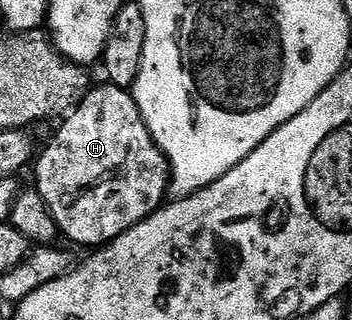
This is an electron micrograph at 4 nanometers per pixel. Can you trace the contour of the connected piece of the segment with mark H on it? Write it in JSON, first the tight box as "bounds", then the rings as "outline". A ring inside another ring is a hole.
{"bounds":[35,84,171,248],"outline":[[[102,84],[102,86],[94,85],[87,92],[87,96],[83,101],[70,114],[66,114],[58,126],[61,127],[58,128],[57,135],[46,144],[45,151],[42,154],[40,151],[36,155],[35,167],[37,166],[37,182],[35,182],[35,189],[39,192],[39,196],[43,196],[43,200],[47,200],[47,208],[51,208],[51,216],[55,216],[57,229],[64,237],[66,234],[77,246],[100,248],[106,242],[113,242],[123,232],[127,232],[132,226],[139,224],[144,218],[148,218],[150,214],[154,214],[156,210],[161,209],[169,194],[169,180],[171,177],[169,160],[166,158],[165,153],[155,144],[151,132],[145,126],[145,121],[139,112],[137,102],[129,90],[108,84]]]}

